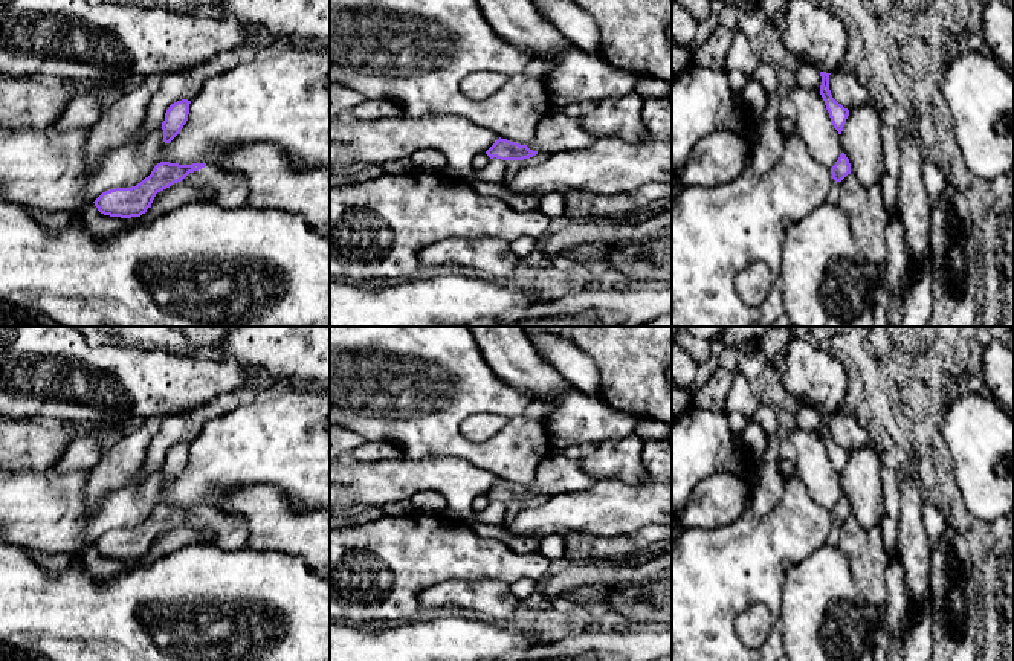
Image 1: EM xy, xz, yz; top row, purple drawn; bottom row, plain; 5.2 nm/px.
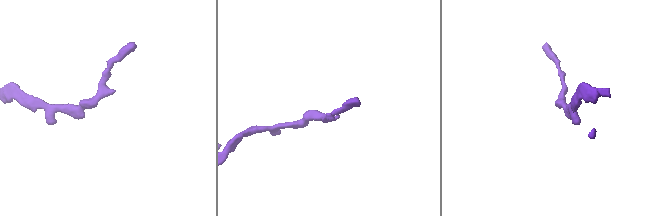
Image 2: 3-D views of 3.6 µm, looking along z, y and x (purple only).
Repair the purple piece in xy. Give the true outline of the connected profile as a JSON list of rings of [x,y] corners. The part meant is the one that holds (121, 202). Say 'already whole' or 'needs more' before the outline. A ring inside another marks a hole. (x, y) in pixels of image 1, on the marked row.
needs more; [[[170,162],[157,163],[151,174],[136,186],[105,191],[93,203],[104,215],[140,217],[151,208],[157,192],[177,182],[183,182],[189,188],[209,186],[215,192],[215,203],[223,208],[247,206],[244,176],[206,163],[179,165]]]

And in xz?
needs more; [[[560,110],[544,116],[536,127],[536,136],[528,145],[498,139],[486,154],[501,160],[524,160],[542,154],[582,150],[593,145],[594,136],[582,128],[579,118],[565,116]]]

